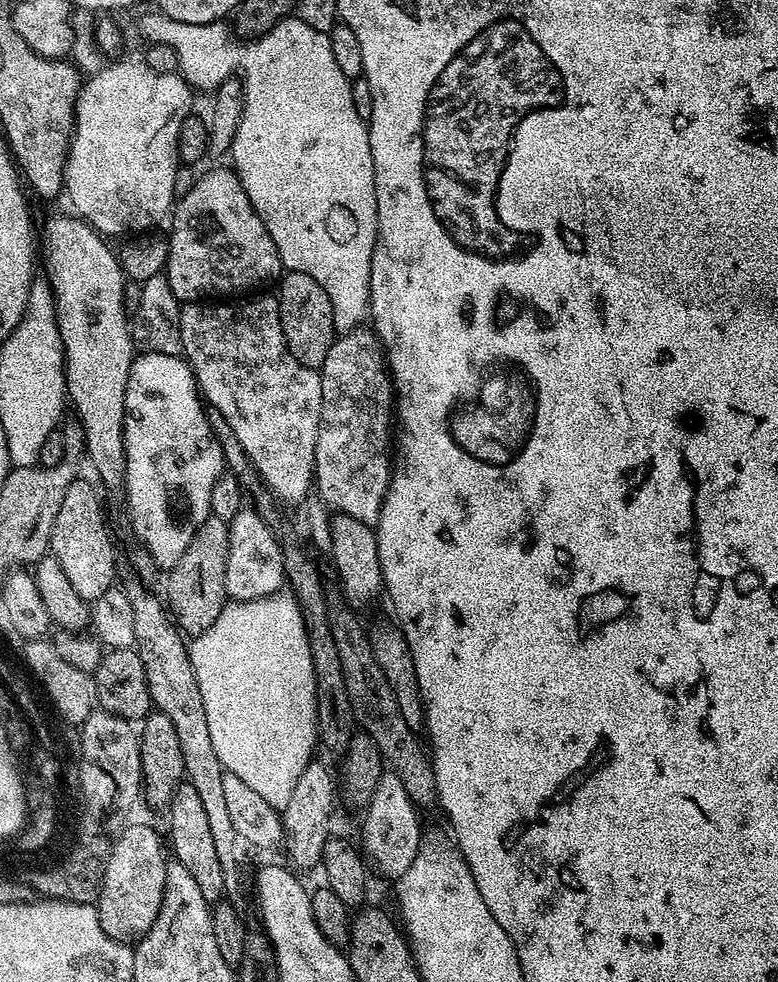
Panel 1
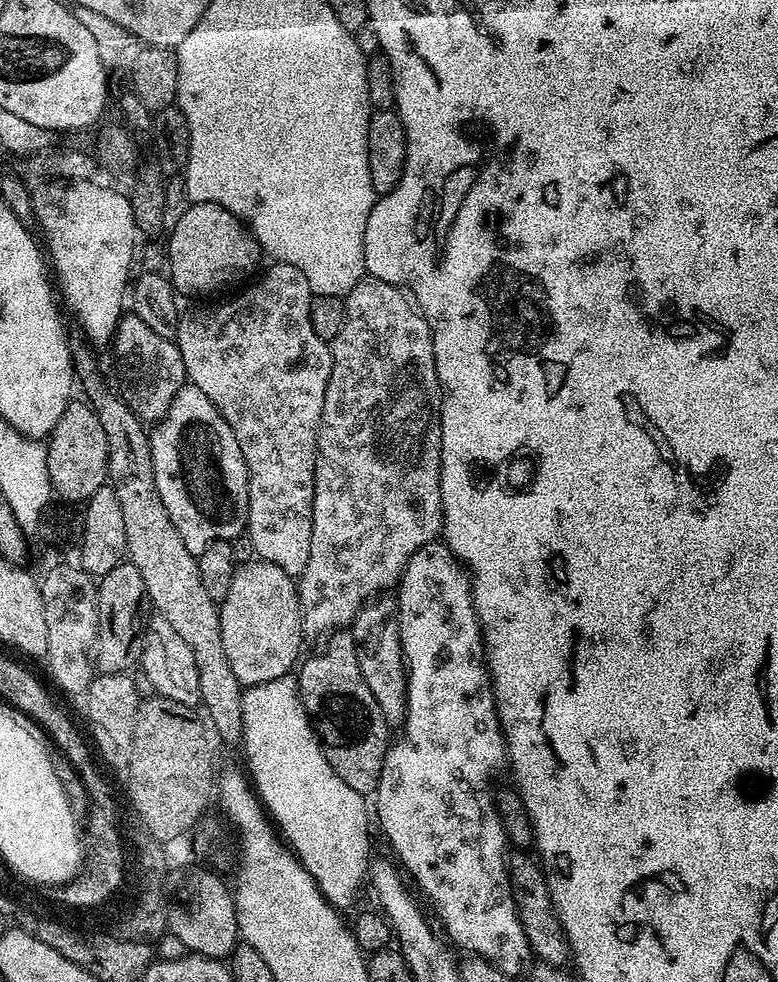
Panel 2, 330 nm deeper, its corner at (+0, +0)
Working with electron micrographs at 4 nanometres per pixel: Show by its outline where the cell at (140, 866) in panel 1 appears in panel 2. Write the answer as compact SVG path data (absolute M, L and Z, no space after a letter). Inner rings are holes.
M197 871L182 881L174 892L174 903L167 909L167 931L173 932L182 938L185 949L197 956L208 956L212 960L224 960L231 957L232 952L240 940L238 918L236 917L236 898L233 889L225 883L223 875L215 876L215 871Z

